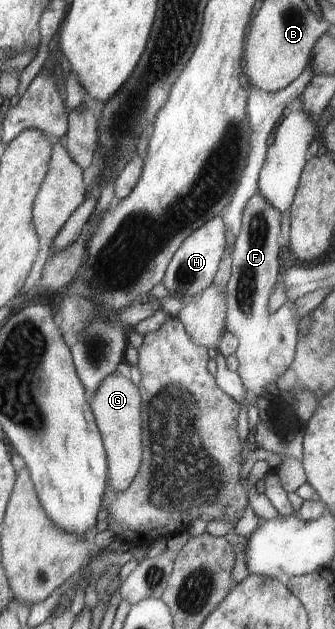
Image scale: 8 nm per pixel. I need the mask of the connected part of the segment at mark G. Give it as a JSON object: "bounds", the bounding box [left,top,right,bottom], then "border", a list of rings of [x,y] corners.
{"bounds":[89,371,142,491],"border":[[[115,371],[101,381],[89,401],[107,453],[108,486],[114,491],[125,490],[133,482],[142,461],[140,390],[130,378]]]}

